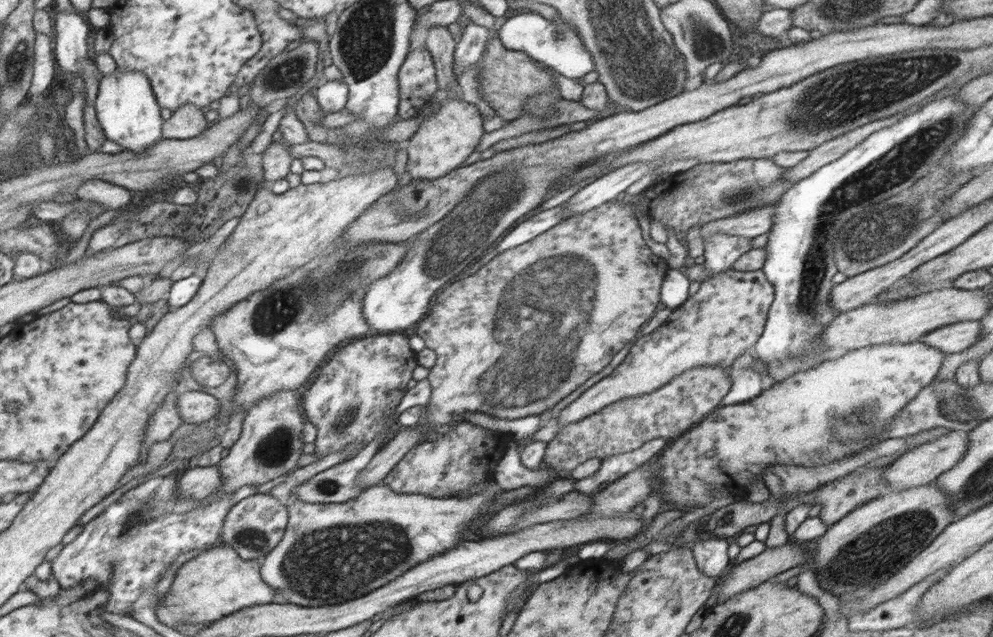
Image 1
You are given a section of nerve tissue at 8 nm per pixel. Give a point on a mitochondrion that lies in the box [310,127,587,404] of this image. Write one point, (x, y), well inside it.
(469, 231)

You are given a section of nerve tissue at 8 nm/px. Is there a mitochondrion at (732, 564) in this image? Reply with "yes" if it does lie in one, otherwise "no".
no

